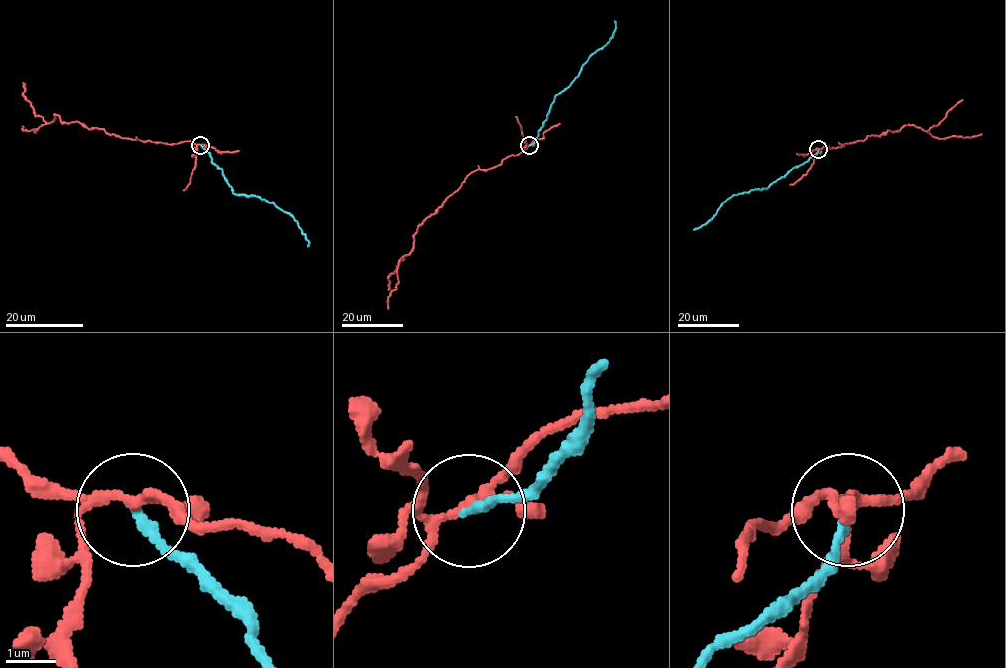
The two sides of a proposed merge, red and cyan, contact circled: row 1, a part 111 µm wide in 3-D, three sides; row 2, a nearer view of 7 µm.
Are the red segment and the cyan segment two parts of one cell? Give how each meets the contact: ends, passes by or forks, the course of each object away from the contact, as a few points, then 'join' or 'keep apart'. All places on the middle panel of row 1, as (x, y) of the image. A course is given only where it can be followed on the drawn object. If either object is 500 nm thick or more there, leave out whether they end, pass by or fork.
red forks there; cyan ends there; red runs (529, 145), (496, 166), (471, 172), (418, 226), (413, 248), (399, 260), (398, 284), (388, 297), (388, 308); cyan runs (529, 145), (537, 139), (554, 97), (571, 84), (587, 60), (606, 44), (616, 28), (615, 20); keep apart

